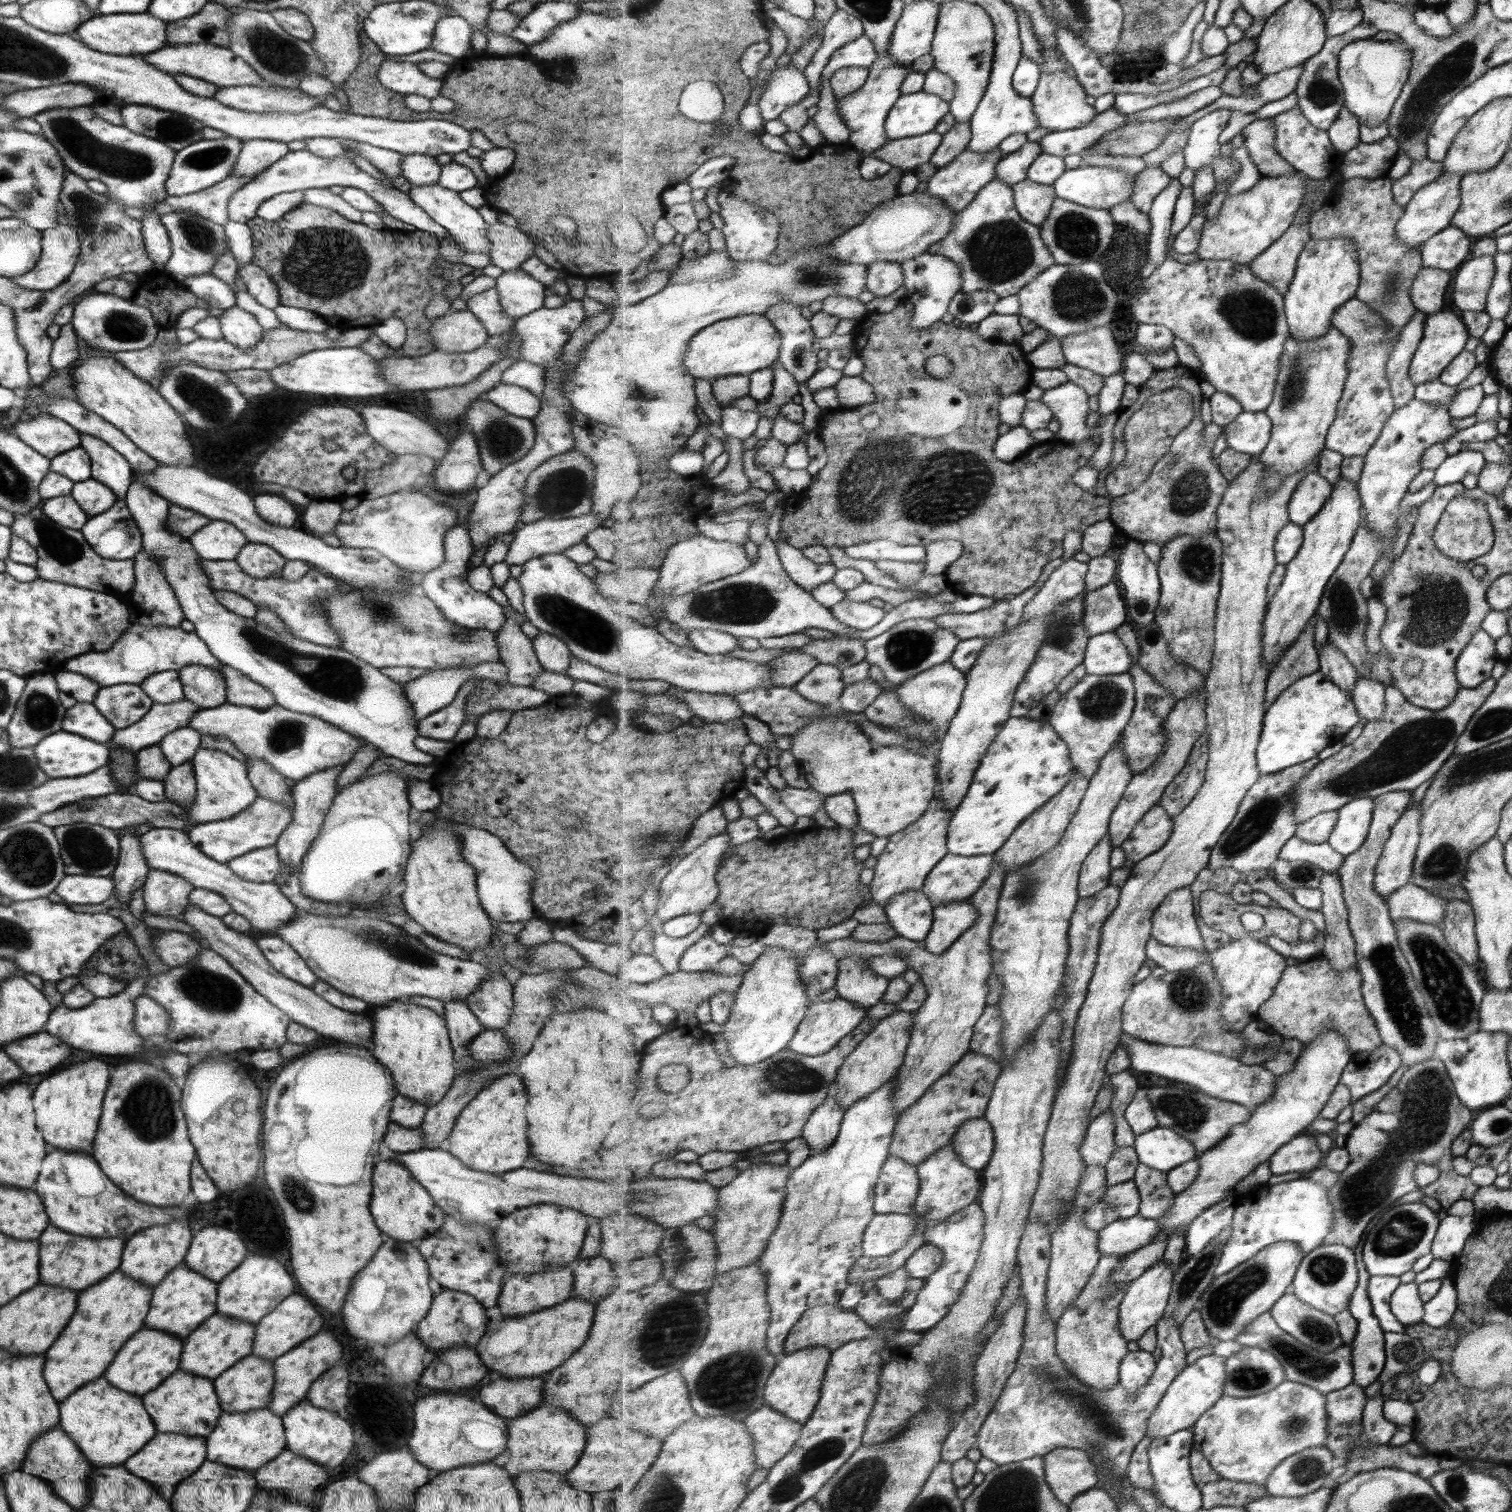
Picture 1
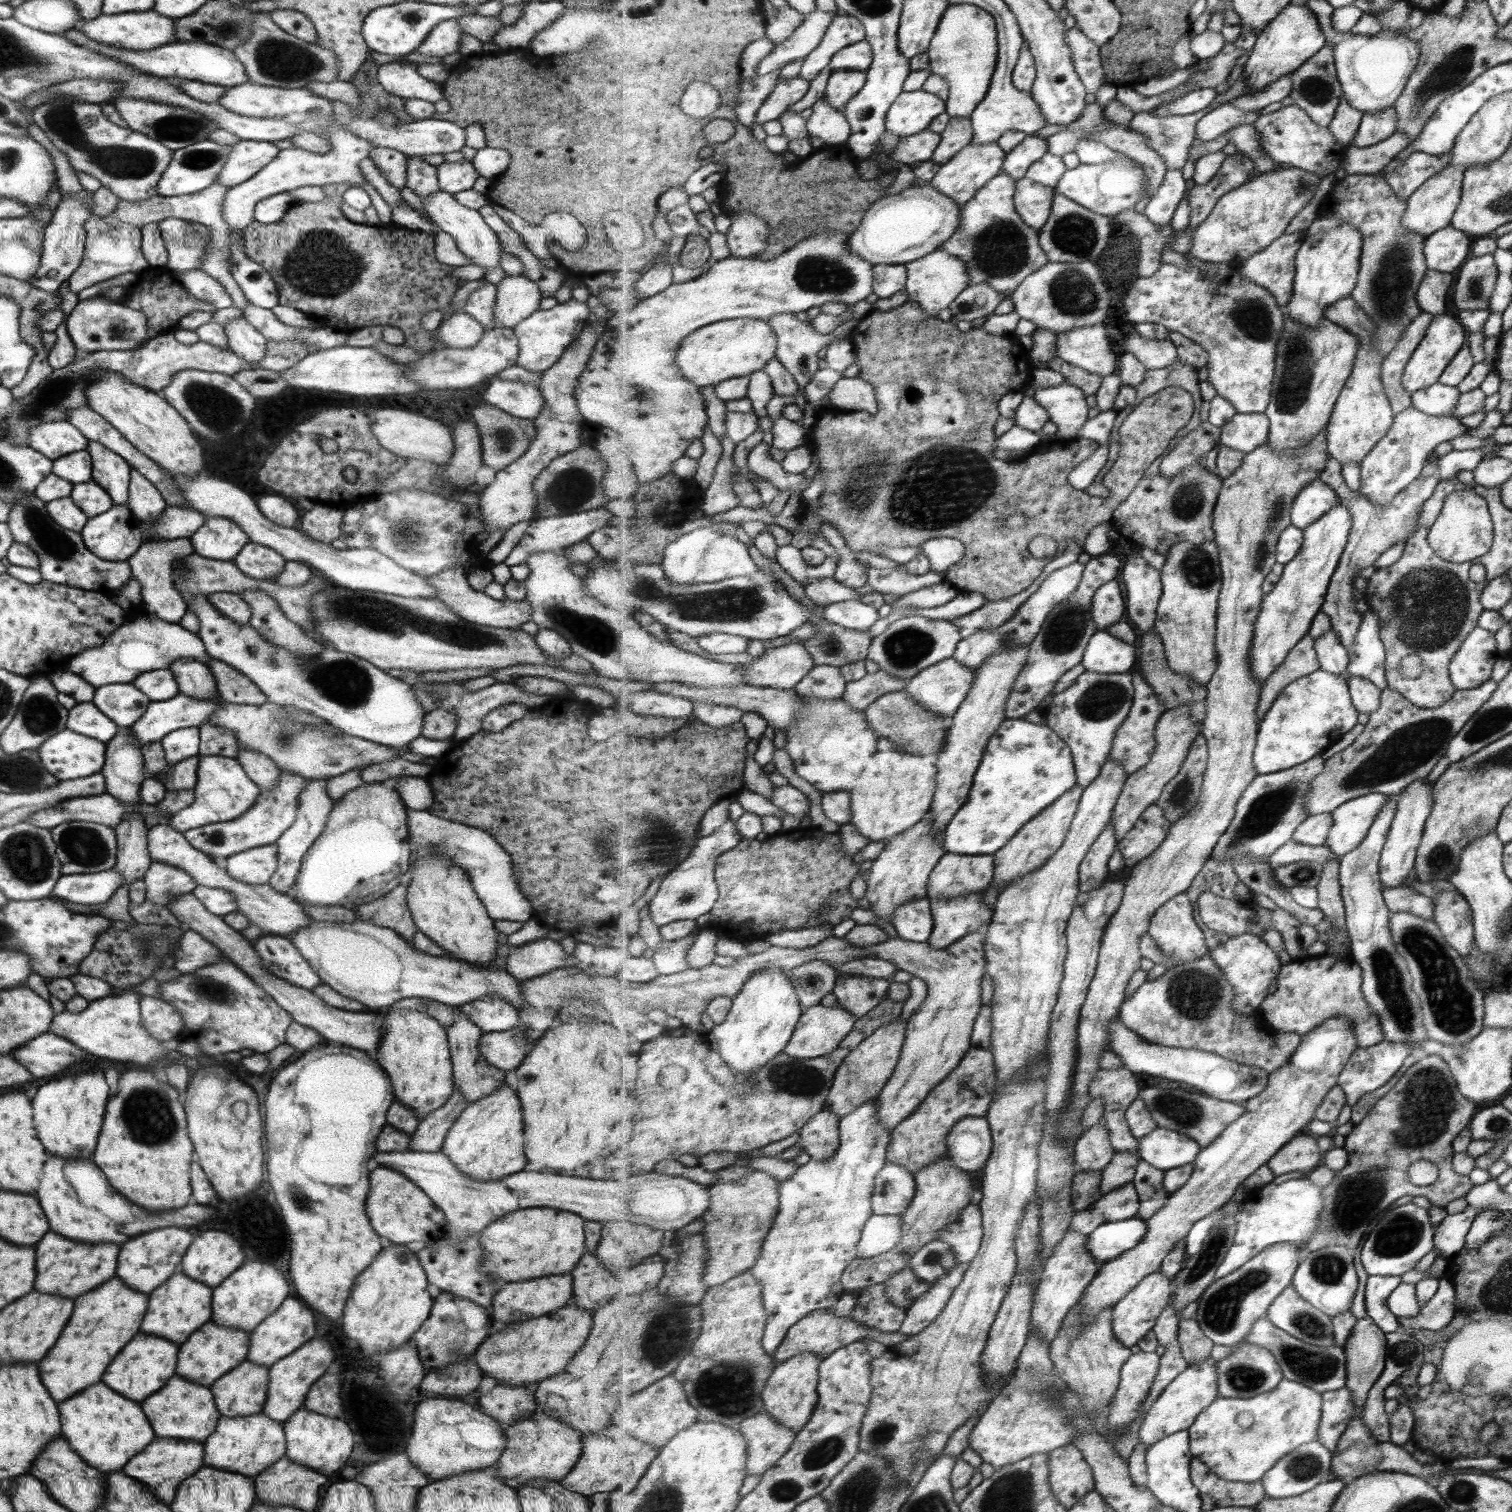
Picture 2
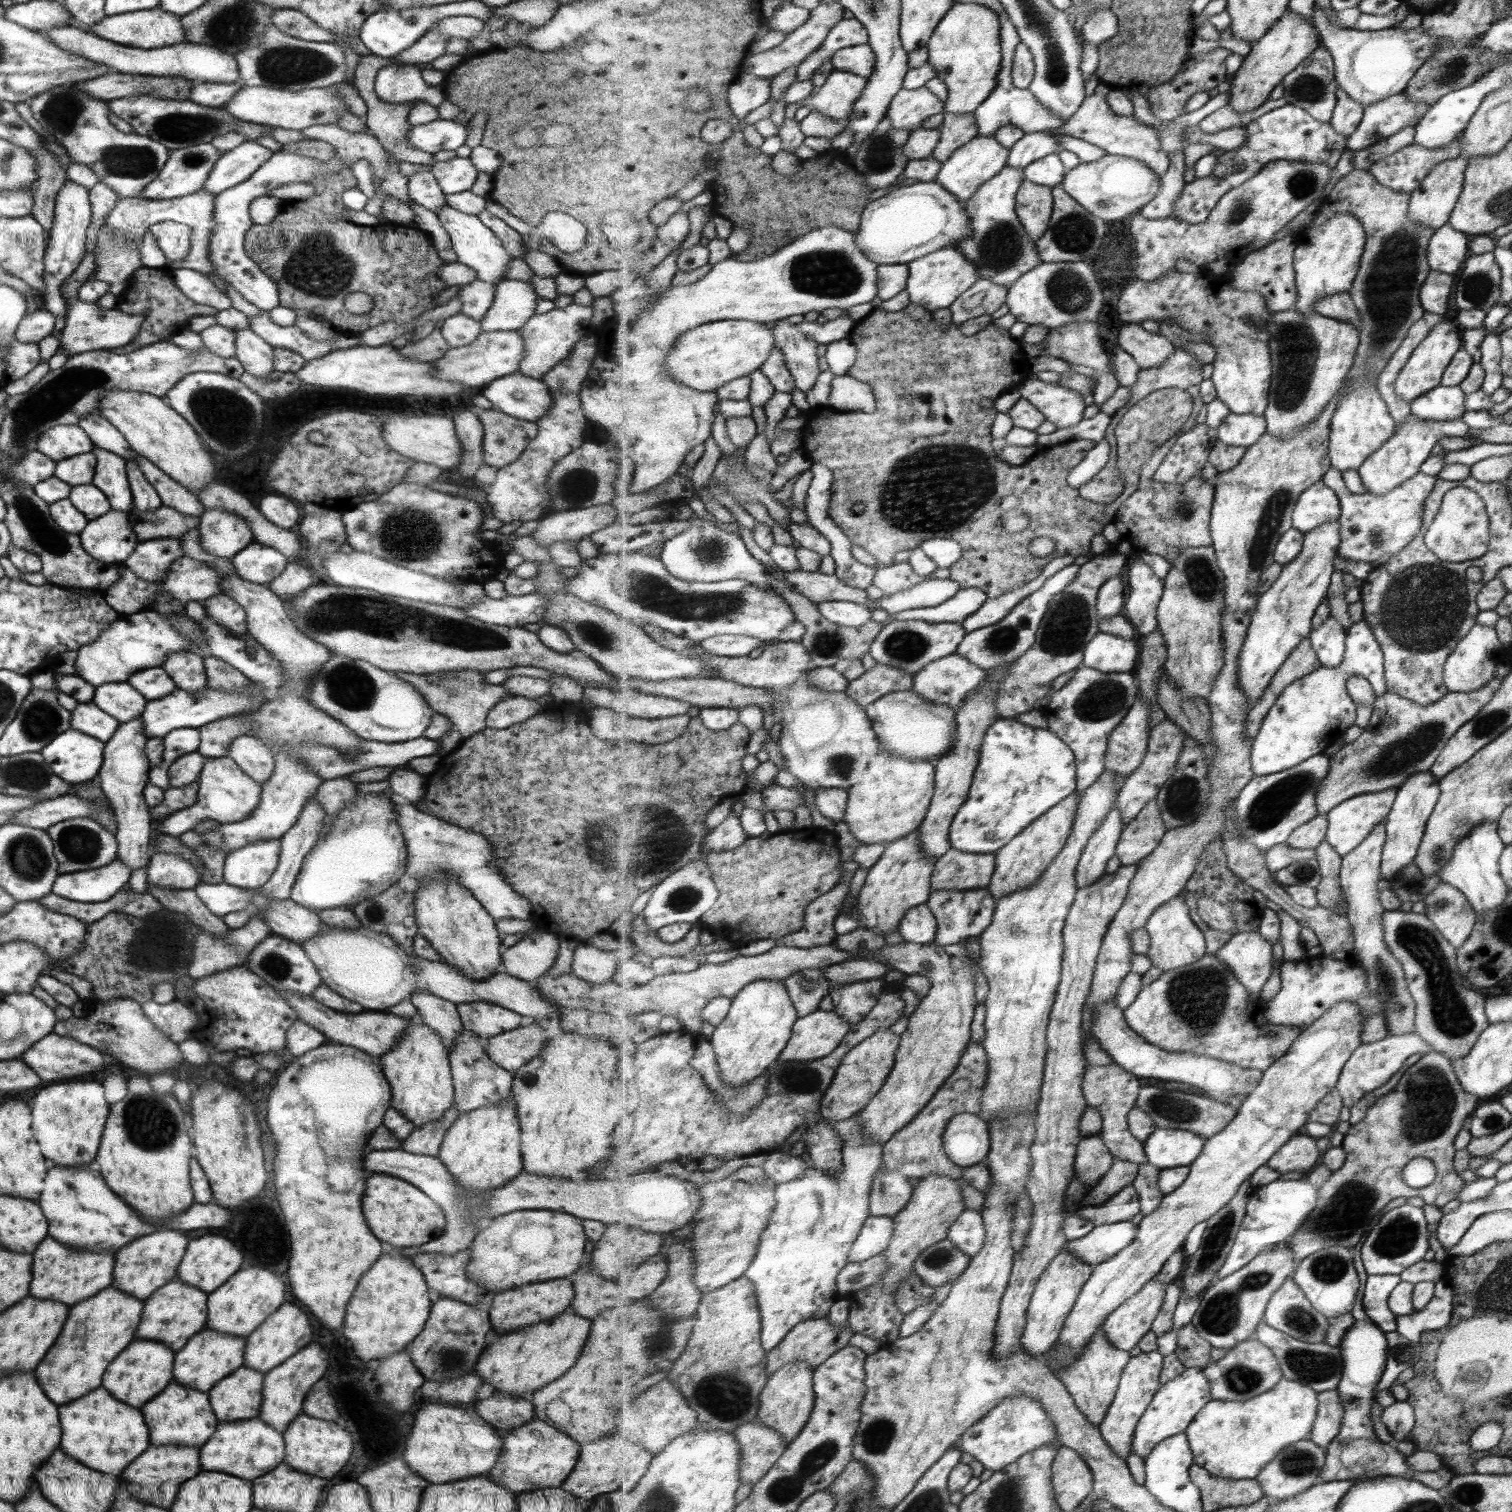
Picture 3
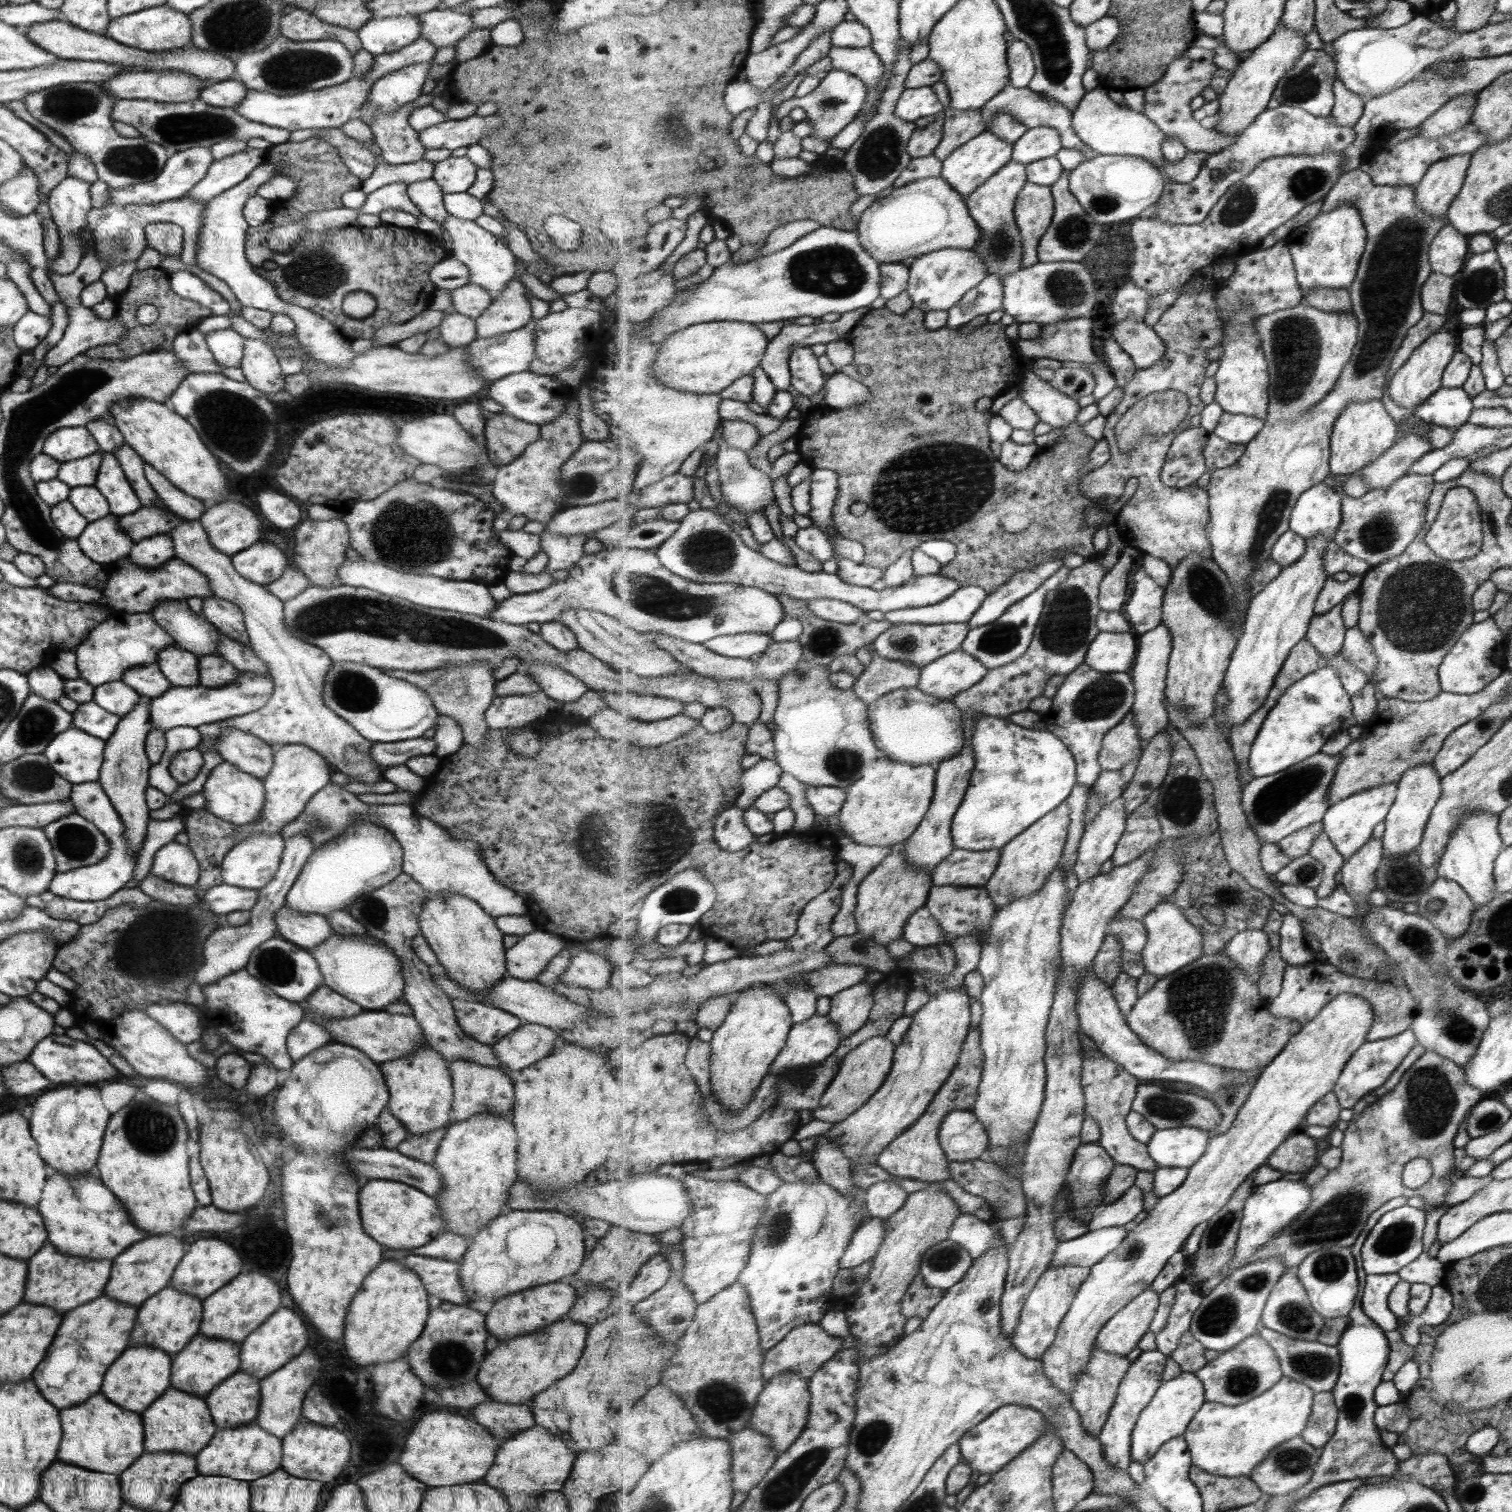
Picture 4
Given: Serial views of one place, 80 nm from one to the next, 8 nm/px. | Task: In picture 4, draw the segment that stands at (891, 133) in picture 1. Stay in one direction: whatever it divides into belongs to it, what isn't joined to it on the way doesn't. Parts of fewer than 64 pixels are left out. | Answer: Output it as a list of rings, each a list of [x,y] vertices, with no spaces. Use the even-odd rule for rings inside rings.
[[[929,86],[906,88],[897,99],[896,113],[906,121],[919,120],[923,116],[935,117],[945,108],[935,90]]]

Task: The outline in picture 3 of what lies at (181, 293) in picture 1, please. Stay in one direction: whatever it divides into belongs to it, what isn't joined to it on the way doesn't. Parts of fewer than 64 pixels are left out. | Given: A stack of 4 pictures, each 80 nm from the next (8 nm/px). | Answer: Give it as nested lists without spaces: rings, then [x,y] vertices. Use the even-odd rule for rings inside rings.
[[[143,266],[139,267],[137,270],[132,272],[132,275],[127,283],[127,288],[118,297],[118,302],[116,304],[116,310],[121,313],[129,315],[142,315],[145,314],[145,318],[142,320],[139,330],[134,334],[133,340],[127,344],[127,346],[121,346],[121,348],[113,348],[113,350],[108,350],[109,353],[117,354],[129,354],[129,352],[141,349],[147,345],[151,345],[159,341],[170,341],[170,338],[177,334],[179,331],[187,330],[187,323],[189,319],[197,316],[215,316],[216,311],[211,309],[209,306],[196,304],[185,298],[185,295],[179,293],[179,289],[173,284],[173,278],[171,275],[170,267],[157,267],[156,269],[145,268]]]

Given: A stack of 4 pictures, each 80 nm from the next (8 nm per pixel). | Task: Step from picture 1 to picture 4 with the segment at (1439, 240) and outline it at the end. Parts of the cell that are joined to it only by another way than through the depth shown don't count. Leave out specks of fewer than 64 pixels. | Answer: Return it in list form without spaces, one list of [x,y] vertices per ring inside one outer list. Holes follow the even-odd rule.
[[[1449,224],[1443,226],[1445,230],[1437,233],[1437,238],[1433,237],[1433,246],[1428,248],[1428,262],[1432,272],[1453,276],[1467,254],[1468,242],[1465,242],[1465,236],[1456,228],[1453,230]]]

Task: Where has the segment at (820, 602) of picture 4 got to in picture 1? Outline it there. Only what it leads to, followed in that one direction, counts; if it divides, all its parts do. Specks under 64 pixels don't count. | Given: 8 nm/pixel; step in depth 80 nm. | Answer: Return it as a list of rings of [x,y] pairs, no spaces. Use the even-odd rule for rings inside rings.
[[[841,601],[830,609],[837,620],[857,630],[869,630],[873,628],[887,614],[883,610],[883,607],[878,608],[866,602],[855,601]]]

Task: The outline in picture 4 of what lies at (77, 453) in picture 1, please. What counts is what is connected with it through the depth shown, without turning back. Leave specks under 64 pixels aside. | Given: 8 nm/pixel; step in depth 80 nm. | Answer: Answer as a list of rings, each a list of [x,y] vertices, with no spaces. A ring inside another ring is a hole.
[[[101,451],[77,460],[61,462],[58,466],[56,479],[70,489],[76,486],[94,486],[101,464]]]

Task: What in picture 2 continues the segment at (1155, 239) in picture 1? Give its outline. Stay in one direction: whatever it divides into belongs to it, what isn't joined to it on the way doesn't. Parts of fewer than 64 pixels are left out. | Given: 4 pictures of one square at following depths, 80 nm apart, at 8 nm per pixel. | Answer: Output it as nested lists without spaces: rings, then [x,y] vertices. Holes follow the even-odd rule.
[[[1168,169],[1161,188],[1152,196],[1144,210],[1145,216],[1157,223],[1161,229],[1171,225],[1179,203],[1188,192],[1188,187],[1182,169]]]

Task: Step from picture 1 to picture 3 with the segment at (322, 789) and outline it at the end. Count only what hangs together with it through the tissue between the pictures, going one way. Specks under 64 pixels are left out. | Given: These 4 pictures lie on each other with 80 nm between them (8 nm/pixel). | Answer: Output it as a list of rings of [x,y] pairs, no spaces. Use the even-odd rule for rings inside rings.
[[[313,794],[313,797],[311,797],[301,809],[297,822],[279,838],[280,851],[277,868],[275,868],[273,874],[270,874],[269,880],[257,889],[267,901],[269,901],[269,899],[271,899],[271,901],[286,900],[290,896],[291,887],[297,878],[305,855],[311,850],[317,837],[321,836],[320,833],[324,830],[323,815],[324,812],[322,812],[322,808],[315,800],[315,794]]]

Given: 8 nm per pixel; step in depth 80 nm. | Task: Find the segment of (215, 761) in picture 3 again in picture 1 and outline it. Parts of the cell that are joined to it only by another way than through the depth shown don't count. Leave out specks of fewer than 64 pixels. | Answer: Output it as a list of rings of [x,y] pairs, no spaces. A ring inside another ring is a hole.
[[[199,746],[190,762],[196,781],[195,799],[183,809],[191,825],[228,820],[245,810],[258,797],[248,780],[246,766],[228,754]]]

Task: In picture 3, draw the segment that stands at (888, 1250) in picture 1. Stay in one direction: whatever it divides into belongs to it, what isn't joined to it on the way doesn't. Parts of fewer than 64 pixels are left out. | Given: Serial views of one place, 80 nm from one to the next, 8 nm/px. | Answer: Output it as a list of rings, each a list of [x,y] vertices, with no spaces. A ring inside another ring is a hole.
[[[871,1216],[865,1221],[859,1238],[851,1250],[849,1263],[861,1262],[885,1252],[895,1232],[892,1217]]]

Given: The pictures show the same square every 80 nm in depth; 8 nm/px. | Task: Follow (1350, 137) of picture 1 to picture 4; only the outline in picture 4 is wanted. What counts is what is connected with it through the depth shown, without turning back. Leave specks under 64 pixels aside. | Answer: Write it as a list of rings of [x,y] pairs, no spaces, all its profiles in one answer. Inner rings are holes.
[[[1339,78],[1334,84],[1336,103],[1332,110],[1332,115],[1340,125],[1353,127],[1363,116],[1365,100],[1347,86]]]

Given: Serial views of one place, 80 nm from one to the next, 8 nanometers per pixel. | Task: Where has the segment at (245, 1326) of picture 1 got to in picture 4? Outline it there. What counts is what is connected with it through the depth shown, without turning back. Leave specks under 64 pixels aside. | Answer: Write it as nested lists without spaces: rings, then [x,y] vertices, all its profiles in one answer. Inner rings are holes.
[[[201,1334],[195,1335],[195,1338],[179,1352],[179,1356],[175,1354],[171,1360],[170,1386],[175,1390],[204,1399],[214,1386],[239,1372],[239,1363],[239,1344],[236,1342],[219,1338],[211,1340]]]

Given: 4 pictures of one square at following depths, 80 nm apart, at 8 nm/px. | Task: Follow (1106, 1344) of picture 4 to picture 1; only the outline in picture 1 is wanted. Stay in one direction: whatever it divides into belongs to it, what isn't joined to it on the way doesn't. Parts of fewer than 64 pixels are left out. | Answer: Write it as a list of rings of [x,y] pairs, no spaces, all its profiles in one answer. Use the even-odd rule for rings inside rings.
[[[1163,1258],[1157,1262],[1155,1267],[1151,1267],[1147,1273],[1143,1273],[1137,1281],[1133,1281],[1129,1285],[1129,1290],[1127,1290],[1120,1308],[1120,1331],[1128,1341],[1138,1342],[1150,1328],[1156,1326],[1157,1322],[1165,1316],[1176,1272]]]

